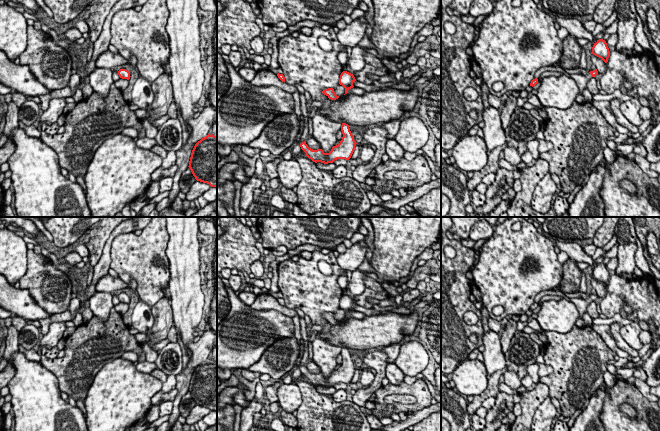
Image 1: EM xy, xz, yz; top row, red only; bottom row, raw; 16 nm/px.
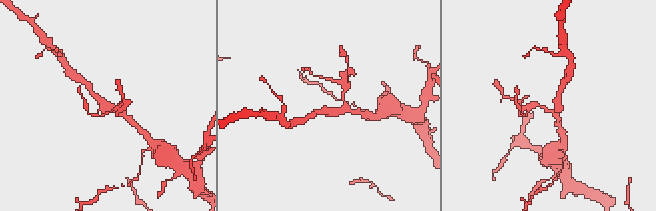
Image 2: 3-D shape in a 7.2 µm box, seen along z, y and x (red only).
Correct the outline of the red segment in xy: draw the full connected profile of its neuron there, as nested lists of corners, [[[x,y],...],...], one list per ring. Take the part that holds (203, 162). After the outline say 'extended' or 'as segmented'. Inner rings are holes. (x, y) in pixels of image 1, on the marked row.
[[[207,135],[198,141],[188,166],[197,181],[217,186],[217,137]]] | as segmented

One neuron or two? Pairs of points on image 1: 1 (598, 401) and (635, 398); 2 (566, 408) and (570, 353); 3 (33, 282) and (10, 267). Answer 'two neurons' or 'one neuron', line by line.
1: two neurons
2: one neuron
3: two neurons

